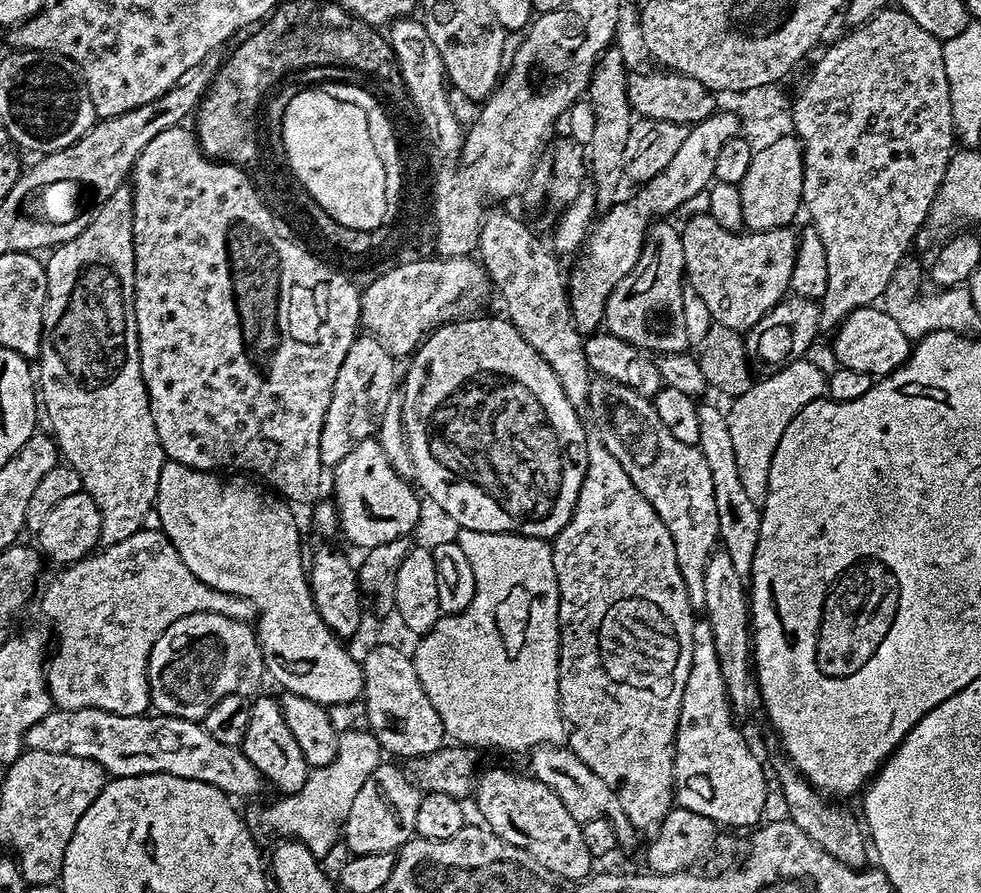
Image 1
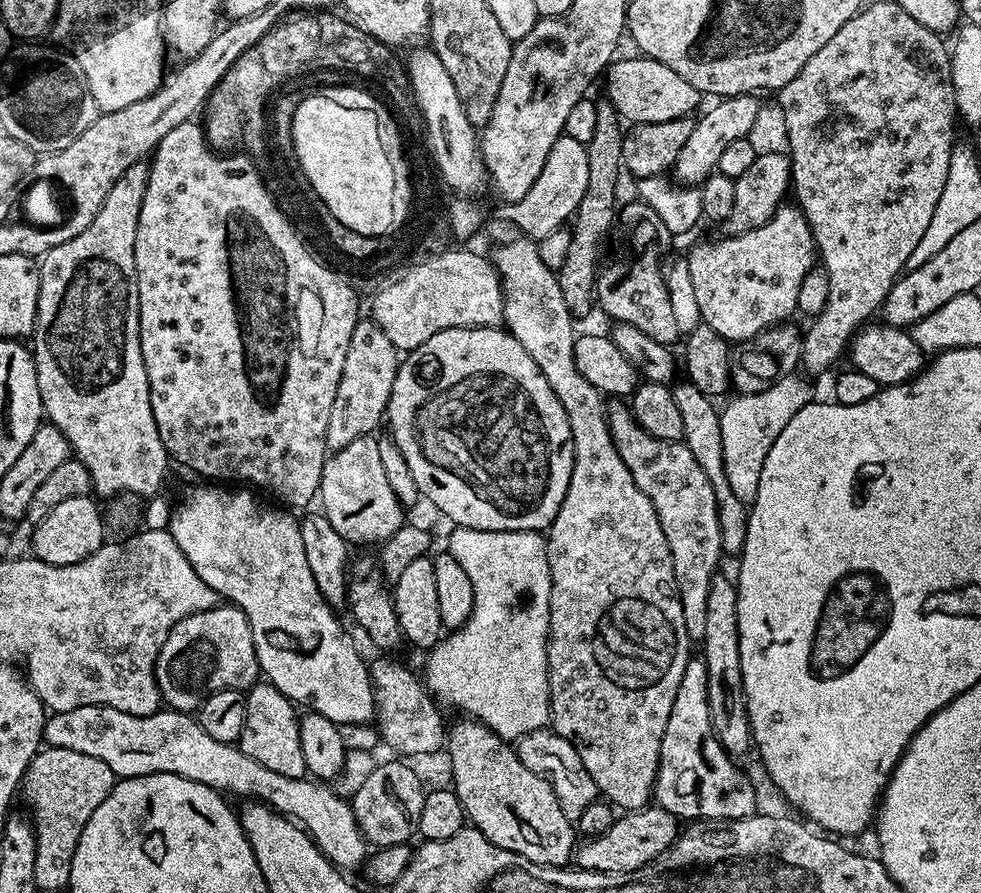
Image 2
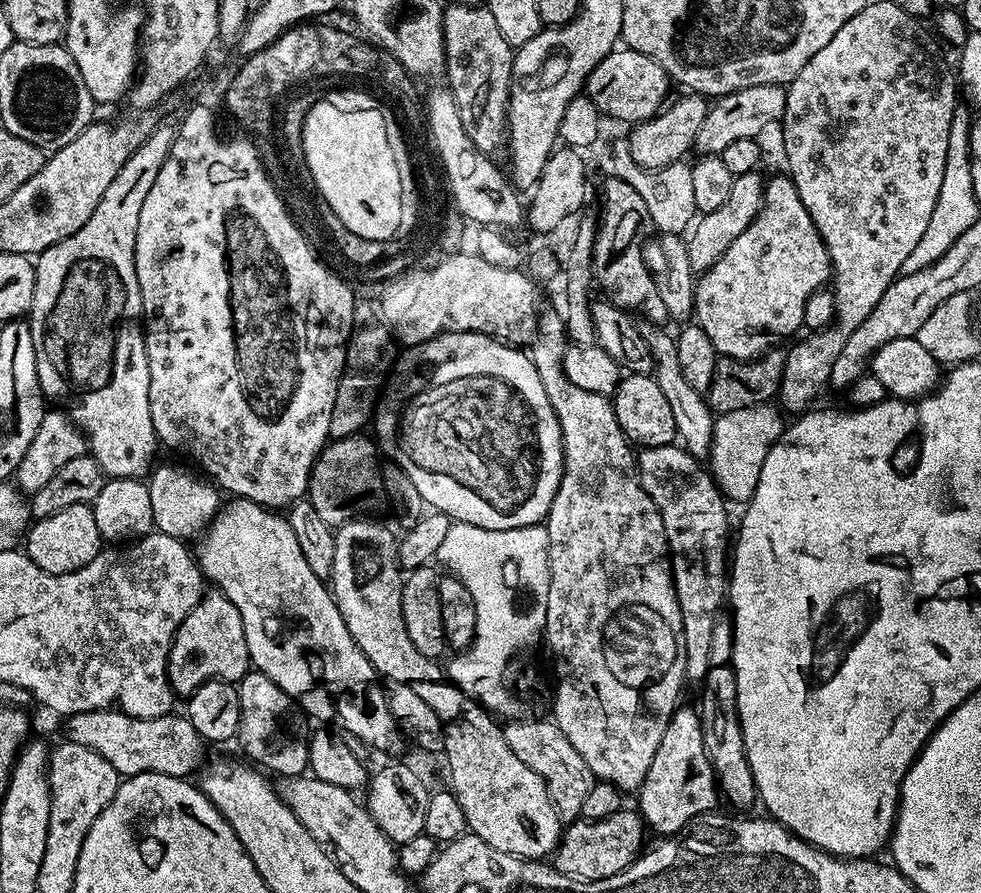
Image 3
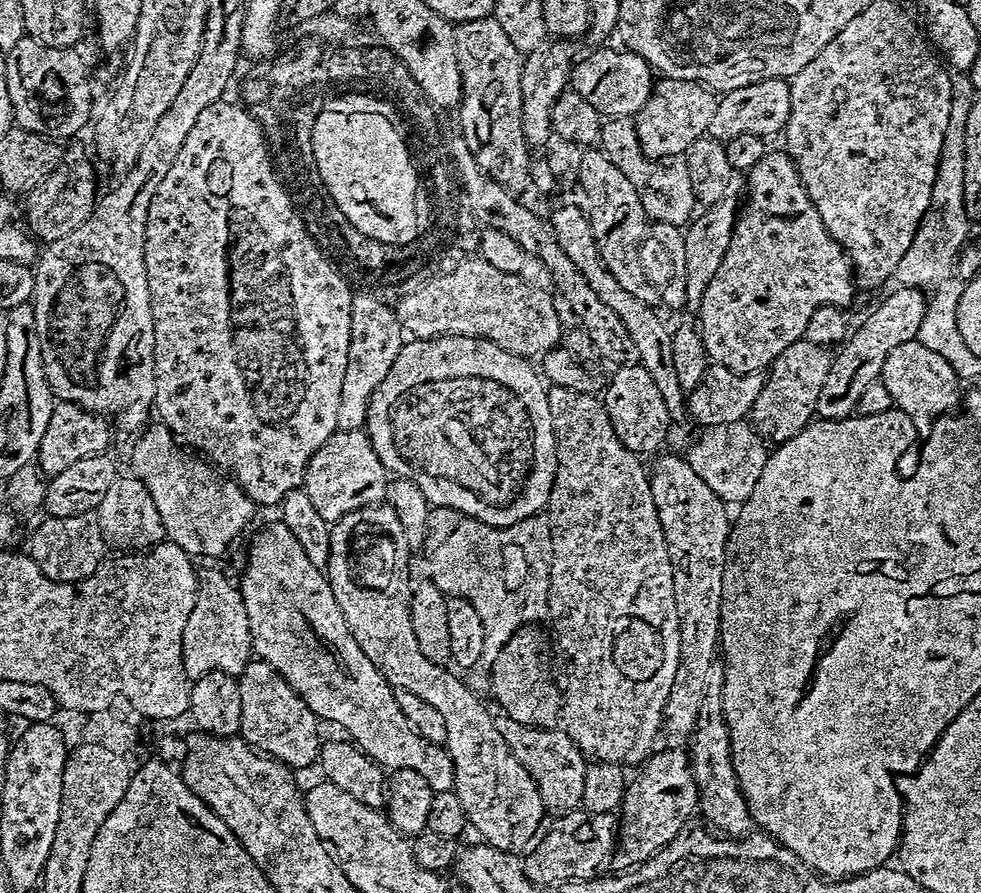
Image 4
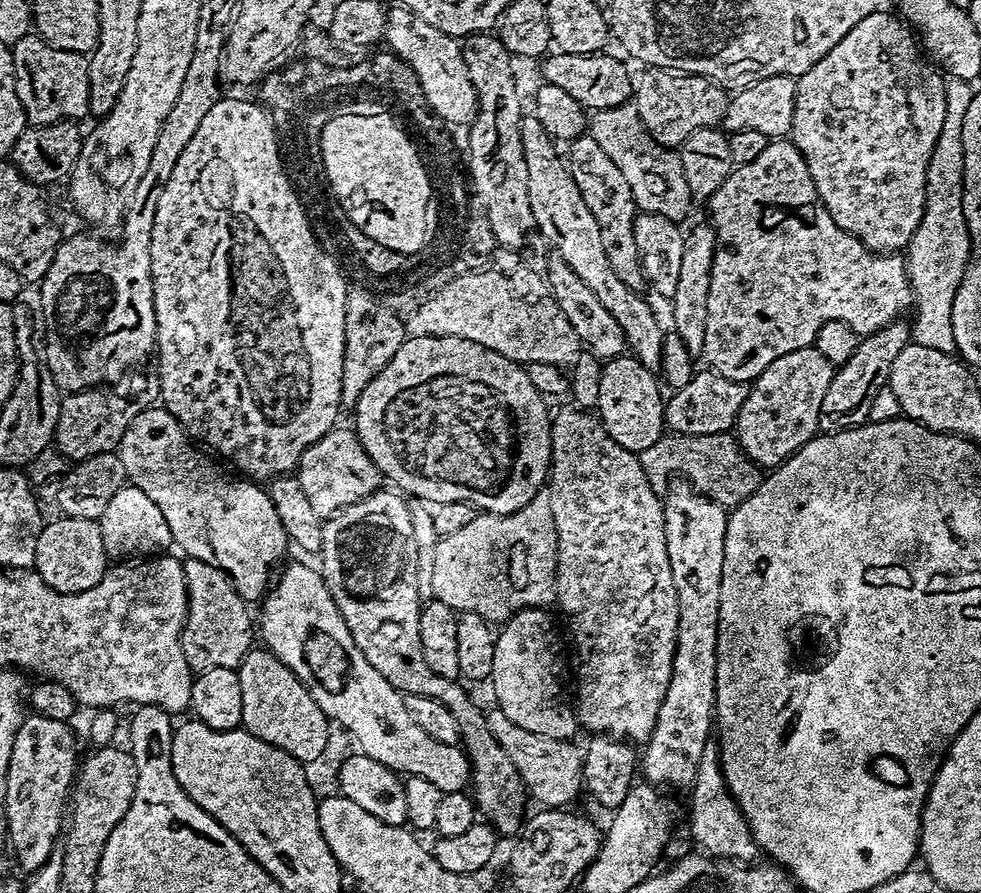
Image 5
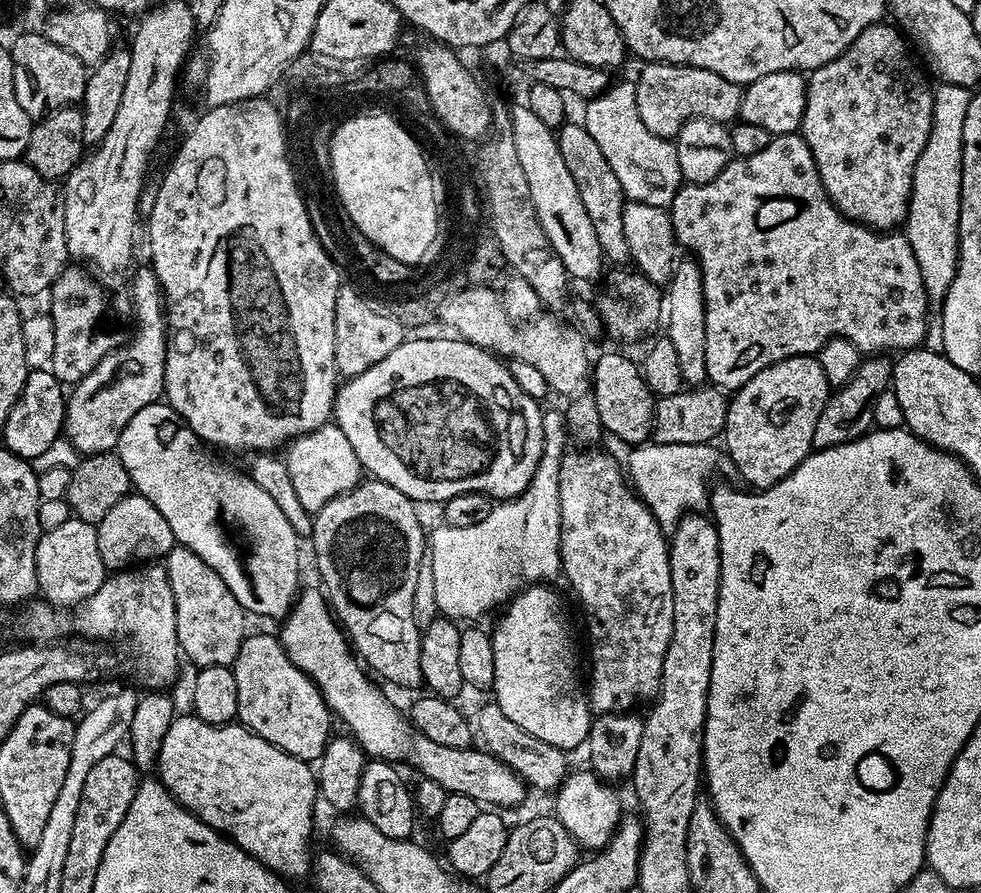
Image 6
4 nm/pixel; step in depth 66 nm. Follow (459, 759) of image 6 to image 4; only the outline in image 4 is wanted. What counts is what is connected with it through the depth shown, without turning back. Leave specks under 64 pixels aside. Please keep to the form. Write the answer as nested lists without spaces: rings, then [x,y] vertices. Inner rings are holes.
[[[276,522],[273,528],[262,529],[253,538],[248,548],[248,565],[238,579],[238,587],[250,622],[253,653],[286,678],[288,685],[301,696],[306,706],[310,706],[317,718],[345,728],[356,747],[361,748],[381,768],[392,772],[414,770],[426,778],[433,792],[453,791],[452,759],[447,748],[426,742],[410,726],[398,706],[392,685],[377,670],[374,662],[362,654],[358,642],[354,642],[346,626],[346,618],[342,618],[342,610],[334,598],[334,590],[328,584],[327,575],[314,566],[310,558],[306,558],[306,550],[302,550],[283,522]]]

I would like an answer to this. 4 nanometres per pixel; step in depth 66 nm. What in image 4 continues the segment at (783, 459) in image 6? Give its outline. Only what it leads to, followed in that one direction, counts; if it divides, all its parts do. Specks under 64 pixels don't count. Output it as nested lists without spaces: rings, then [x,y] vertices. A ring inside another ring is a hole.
[[[805,339],[786,346],[786,350],[774,358],[767,369],[762,394],[758,394],[758,402],[754,402],[750,413],[752,427],[765,441],[773,445],[784,444],[812,423],[822,382],[826,382],[826,374],[830,374],[832,358],[833,353],[825,345],[811,344]]]

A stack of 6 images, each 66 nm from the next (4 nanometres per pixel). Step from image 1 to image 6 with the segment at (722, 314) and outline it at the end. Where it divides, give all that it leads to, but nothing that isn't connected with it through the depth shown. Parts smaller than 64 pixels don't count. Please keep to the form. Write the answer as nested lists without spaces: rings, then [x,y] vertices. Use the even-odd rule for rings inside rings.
[[[799,134],[773,136],[766,150],[758,150],[758,154],[733,158],[726,166],[726,170],[718,174],[718,178],[705,184],[685,183],[673,198],[670,215],[677,241],[683,247],[685,244],[693,252],[689,253],[700,266],[702,290],[706,302],[706,374],[715,387],[721,390],[740,388],[746,382],[750,382],[754,374],[786,358],[819,353],[820,347],[836,336],[849,340],[861,354],[899,354],[924,344],[930,319],[928,313],[930,301],[926,294],[926,286],[922,282],[922,270],[918,266],[918,258],[914,258],[914,250],[907,235],[896,230],[873,230],[865,228],[863,224],[857,224],[854,220],[847,220],[832,205],[832,200],[826,194],[822,178],[810,154],[810,146],[806,146],[803,136]]]

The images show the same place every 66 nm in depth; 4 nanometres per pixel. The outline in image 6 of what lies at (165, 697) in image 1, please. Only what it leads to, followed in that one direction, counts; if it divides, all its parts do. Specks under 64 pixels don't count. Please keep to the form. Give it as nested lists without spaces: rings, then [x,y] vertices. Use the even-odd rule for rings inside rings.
[[[176,546],[166,557],[166,567],[170,578],[170,590],[174,590],[174,602],[176,603],[176,637],[180,643],[180,651],[197,669],[209,668],[210,666],[231,666],[236,662],[236,655],[242,646],[246,635],[244,619],[246,613],[244,607],[230,594],[226,582],[198,554],[194,554],[188,548]]]

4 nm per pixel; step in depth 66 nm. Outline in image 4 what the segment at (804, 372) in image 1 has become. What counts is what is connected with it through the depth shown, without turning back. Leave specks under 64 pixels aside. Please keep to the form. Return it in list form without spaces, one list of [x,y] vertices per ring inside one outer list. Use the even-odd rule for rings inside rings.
[[[739,420],[726,426],[704,428],[701,436],[689,446],[686,459],[694,466],[694,474],[718,494],[728,506],[745,504],[754,494],[754,485],[762,478],[762,466],[768,461],[769,445],[751,423]]]

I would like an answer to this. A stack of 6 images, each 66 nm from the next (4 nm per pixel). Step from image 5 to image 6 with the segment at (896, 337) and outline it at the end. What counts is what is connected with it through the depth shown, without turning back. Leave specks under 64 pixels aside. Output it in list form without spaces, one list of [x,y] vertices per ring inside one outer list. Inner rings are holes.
[[[872,354],[861,359],[855,374],[829,395],[822,414],[818,414],[818,426],[814,426],[812,439],[813,449],[842,446],[842,442],[854,442],[869,431],[874,402],[878,402],[883,392],[889,391],[892,366],[893,361],[880,354]]]

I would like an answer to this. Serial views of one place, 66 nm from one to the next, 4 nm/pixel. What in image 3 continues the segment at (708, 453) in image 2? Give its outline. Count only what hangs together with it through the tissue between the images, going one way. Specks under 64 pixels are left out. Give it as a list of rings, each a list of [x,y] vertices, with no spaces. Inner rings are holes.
[[[651,322],[639,325],[640,334],[649,347],[655,364],[654,375],[662,390],[670,411],[674,414],[676,427],[676,440],[682,445],[684,451],[697,458],[707,457],[712,448],[712,426],[714,414],[706,401],[705,393],[694,390],[690,382],[682,375],[682,366],[678,366],[678,350],[676,349],[676,336],[667,332],[667,327],[657,326]]]

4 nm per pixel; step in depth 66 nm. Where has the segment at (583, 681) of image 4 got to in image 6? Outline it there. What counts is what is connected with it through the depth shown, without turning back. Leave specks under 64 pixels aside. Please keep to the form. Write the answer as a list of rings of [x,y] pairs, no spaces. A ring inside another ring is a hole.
[[[584,446],[580,452],[565,451],[560,459],[558,470],[558,502],[560,503],[560,566],[563,579],[568,579],[574,595],[580,599],[584,607],[584,616],[588,619],[588,640],[592,643],[592,677],[586,680],[588,706],[596,714],[624,714],[635,706],[639,700],[651,701],[660,690],[662,678],[662,662],[668,653],[674,630],[674,590],[670,582],[670,558],[668,557],[669,541],[665,529],[661,528],[654,514],[636,495],[625,469],[608,452],[594,452],[591,447]]]

